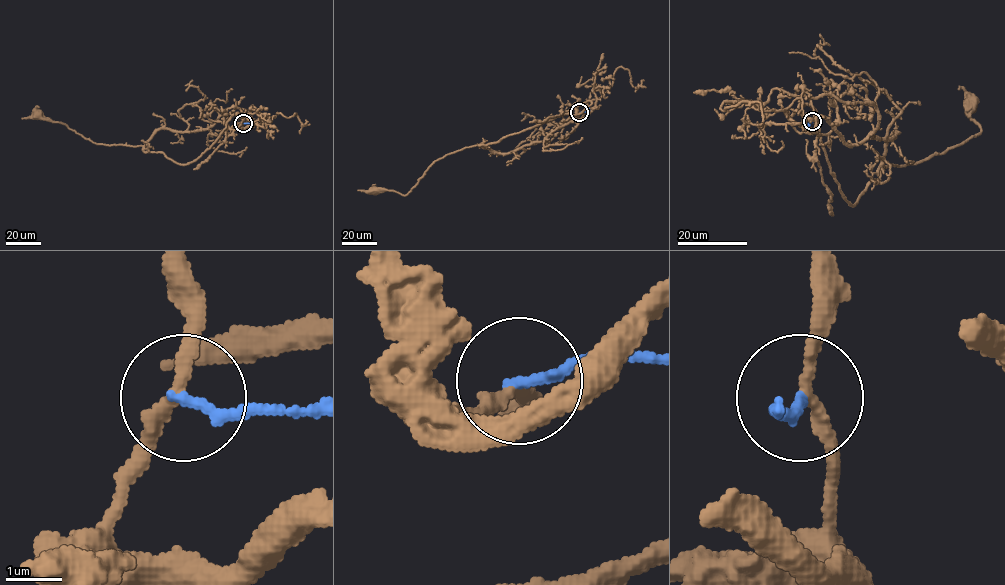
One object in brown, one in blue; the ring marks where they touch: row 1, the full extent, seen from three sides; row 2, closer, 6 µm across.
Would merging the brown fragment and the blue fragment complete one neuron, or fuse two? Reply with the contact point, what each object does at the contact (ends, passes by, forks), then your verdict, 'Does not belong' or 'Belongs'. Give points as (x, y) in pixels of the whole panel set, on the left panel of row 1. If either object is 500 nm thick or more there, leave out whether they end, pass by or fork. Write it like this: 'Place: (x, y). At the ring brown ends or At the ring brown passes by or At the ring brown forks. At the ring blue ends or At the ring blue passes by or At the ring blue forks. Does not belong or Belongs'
Place: (243, 123). At the ring brown passes by. At the ring blue ends. Does not belong

